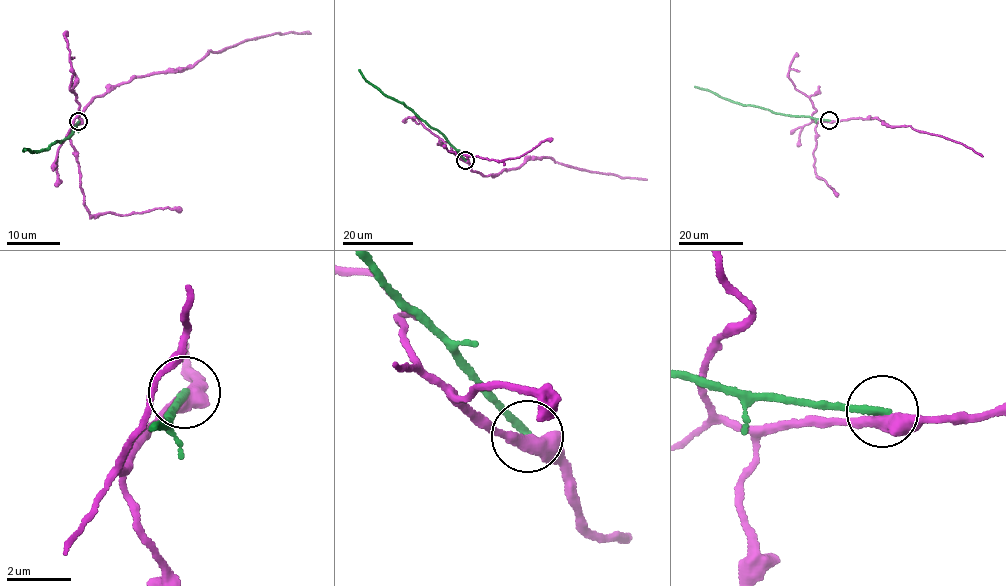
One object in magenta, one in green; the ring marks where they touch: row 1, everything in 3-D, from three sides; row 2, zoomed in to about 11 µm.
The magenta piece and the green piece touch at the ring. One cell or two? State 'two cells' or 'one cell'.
two cells

